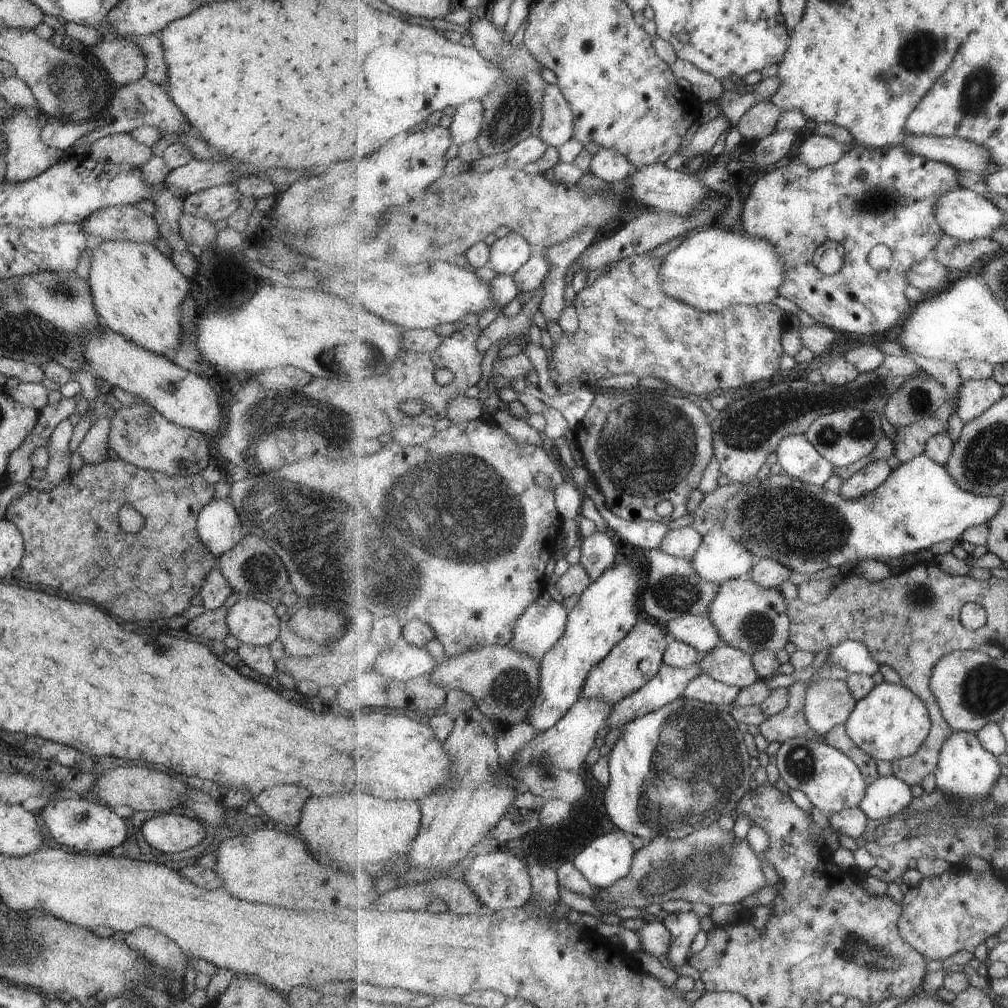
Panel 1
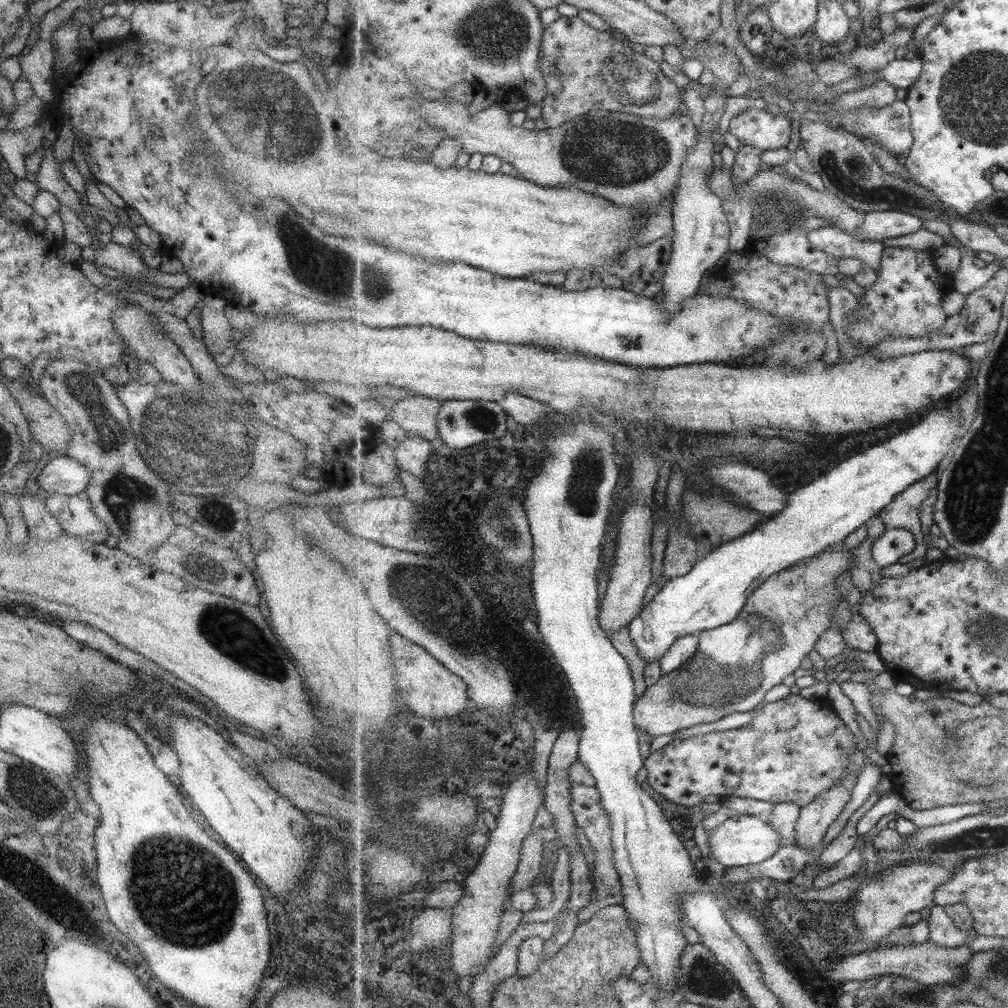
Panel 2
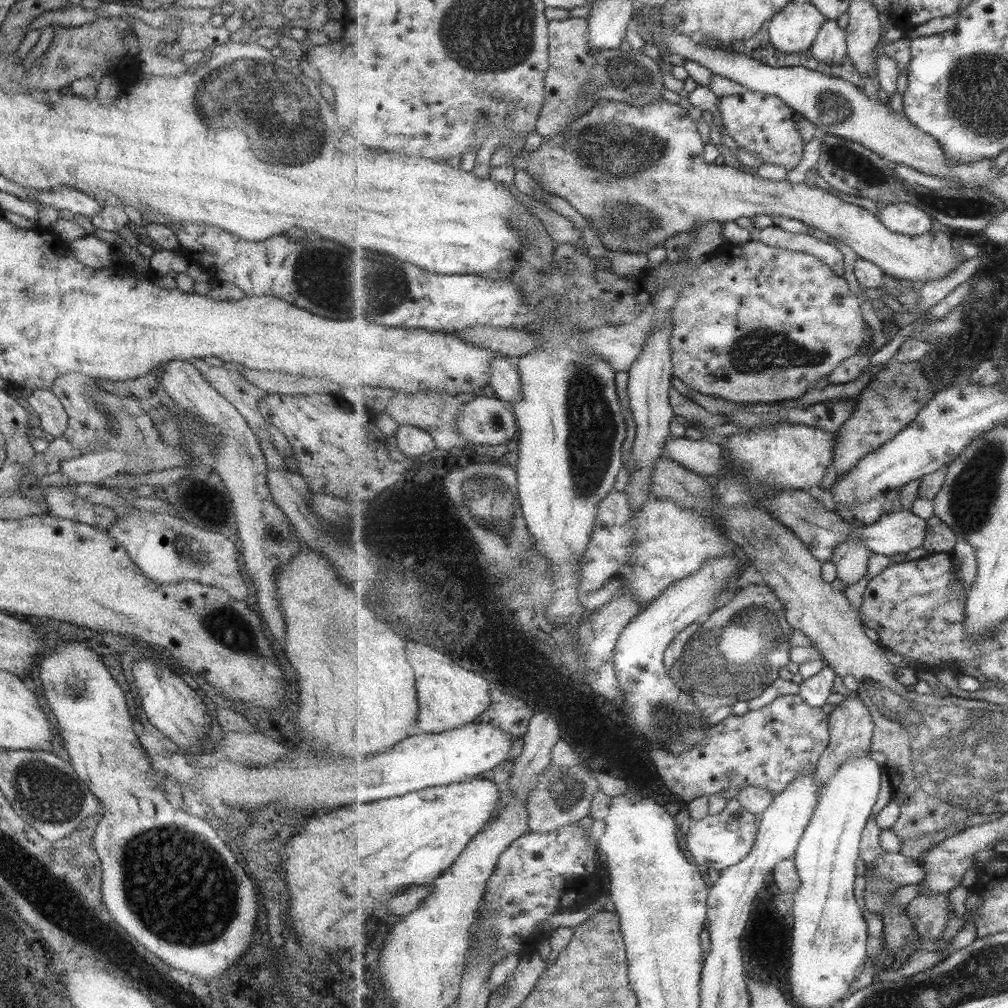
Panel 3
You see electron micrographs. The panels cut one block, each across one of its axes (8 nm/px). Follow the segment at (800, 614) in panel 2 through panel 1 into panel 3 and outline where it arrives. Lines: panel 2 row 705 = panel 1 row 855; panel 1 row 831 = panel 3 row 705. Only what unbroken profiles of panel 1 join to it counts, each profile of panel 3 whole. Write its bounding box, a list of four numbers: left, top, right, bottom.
[669,584,794,714]

